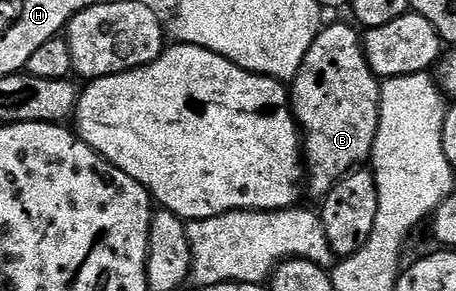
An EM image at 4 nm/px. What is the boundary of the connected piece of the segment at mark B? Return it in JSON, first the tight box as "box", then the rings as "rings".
{"box":[289,22,380,200],"rings":[[[347,22],[323,25],[289,87],[290,109],[302,136],[308,190],[318,200],[325,198],[344,175],[361,167],[365,163],[362,161],[373,155],[378,131],[380,79],[365,58],[363,35]]]}

